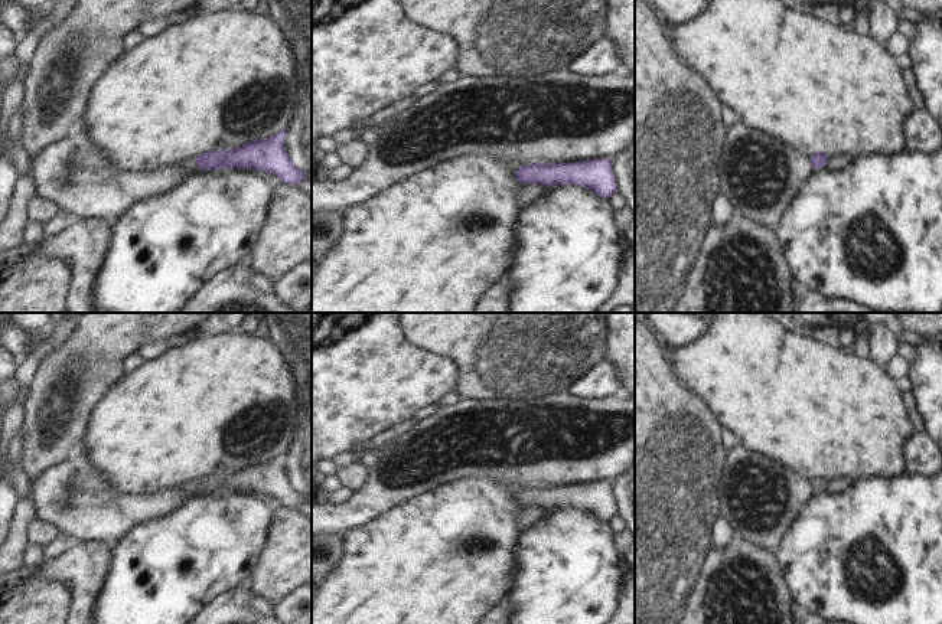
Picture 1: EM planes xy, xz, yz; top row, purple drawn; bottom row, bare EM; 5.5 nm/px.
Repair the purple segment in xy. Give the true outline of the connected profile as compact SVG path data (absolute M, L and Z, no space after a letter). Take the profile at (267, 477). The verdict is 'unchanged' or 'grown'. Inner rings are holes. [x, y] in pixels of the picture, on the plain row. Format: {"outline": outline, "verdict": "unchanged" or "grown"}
{"outline": "M280 453L270 461L260 461L234 473L214 473L193 480L188 494L252 491L276 497L284 507L297 507L307 499L293 487L284 470L287 454Z", "verdict": "grown"}

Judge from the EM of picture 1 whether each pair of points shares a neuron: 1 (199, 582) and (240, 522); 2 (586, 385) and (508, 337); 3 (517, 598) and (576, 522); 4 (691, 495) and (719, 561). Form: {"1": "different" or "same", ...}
{"1": "same", "2": "different", "3": "same", "4": "different"}

